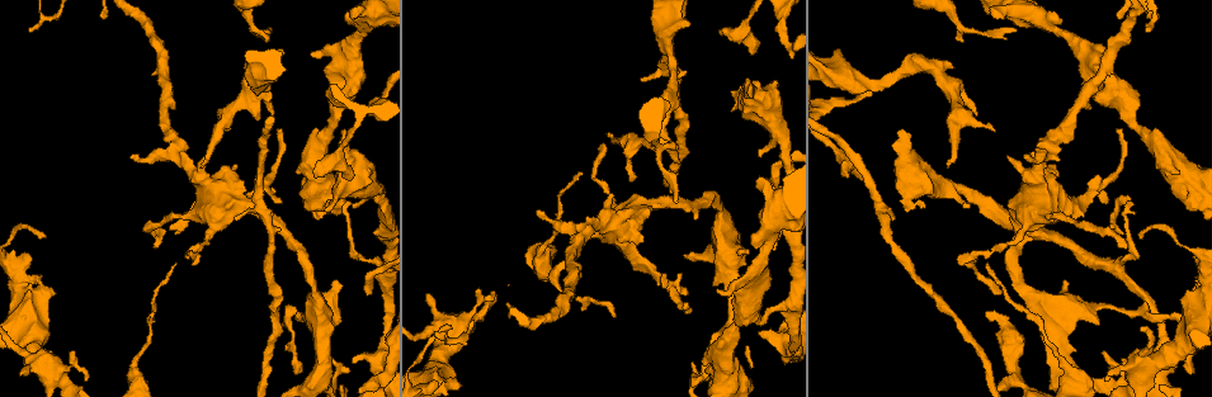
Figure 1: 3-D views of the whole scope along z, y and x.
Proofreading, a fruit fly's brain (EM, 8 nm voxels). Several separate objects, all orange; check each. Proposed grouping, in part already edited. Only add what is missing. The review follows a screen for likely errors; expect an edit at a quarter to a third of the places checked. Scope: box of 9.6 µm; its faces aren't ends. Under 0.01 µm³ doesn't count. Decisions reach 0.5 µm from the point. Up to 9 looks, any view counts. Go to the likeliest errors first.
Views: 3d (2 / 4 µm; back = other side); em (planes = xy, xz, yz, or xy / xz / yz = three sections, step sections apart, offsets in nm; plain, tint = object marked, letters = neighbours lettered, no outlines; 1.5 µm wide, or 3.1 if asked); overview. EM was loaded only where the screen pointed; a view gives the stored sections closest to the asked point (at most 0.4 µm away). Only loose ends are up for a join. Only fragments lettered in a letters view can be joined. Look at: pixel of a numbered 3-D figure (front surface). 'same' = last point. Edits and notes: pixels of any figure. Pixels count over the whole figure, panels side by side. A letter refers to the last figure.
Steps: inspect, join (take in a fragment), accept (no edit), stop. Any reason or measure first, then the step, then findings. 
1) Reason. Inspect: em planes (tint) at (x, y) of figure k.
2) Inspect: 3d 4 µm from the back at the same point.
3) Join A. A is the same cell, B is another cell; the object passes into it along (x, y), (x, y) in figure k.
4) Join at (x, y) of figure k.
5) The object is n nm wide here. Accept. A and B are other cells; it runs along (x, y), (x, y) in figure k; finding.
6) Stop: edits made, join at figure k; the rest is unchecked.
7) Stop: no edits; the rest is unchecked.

Branch stops here. Inspect: 3d 2 µm from the back at (950, 166) of figure 1.

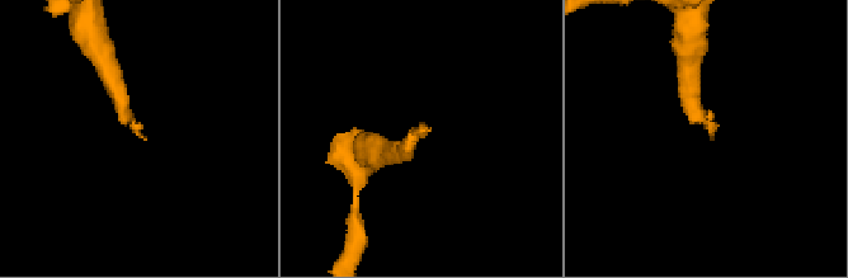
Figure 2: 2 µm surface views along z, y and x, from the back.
Shape alone is not enough. Inspect: em yz step 4 (tint) at (143, 139) of figure 2.

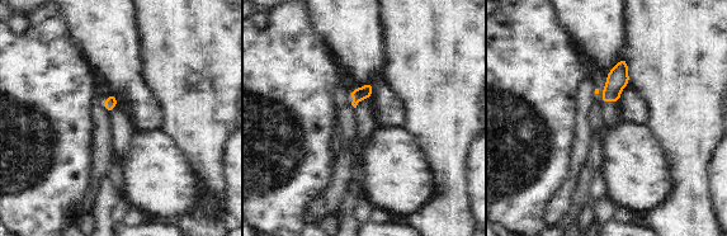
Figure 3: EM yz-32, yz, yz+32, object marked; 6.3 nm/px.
Another direction. Inspect: em planes (letters) at the same point.

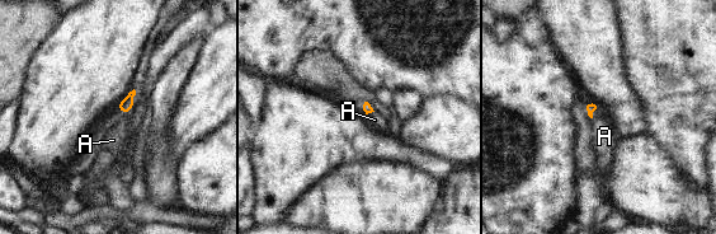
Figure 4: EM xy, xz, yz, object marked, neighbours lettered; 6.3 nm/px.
Join A. A is the same cell; the object passes into it along (126, 106), (127, 112), (113, 140) in figure 4; the neuron continues.

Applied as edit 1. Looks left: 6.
Free end. Inspect: em xy step 8 (tint) at (761, 332) of figure 1.

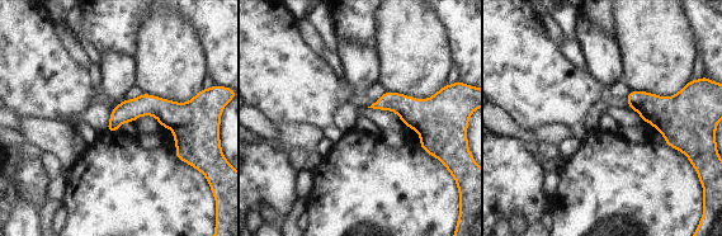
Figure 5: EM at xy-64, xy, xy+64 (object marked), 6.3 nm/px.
Another direction. Inspect: em planes (letters) at the same point.

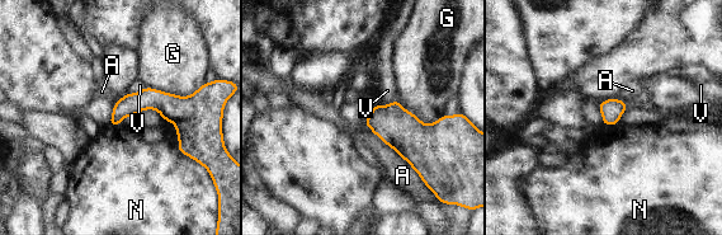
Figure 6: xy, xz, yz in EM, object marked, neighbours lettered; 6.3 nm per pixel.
The longest contact is with A, 500 nm. Accept. A, G, N and V are other cells; none of them fits.

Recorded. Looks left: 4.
Branch stops here. Inspect: 3d 4 µm at (673, 149) of figure 1.

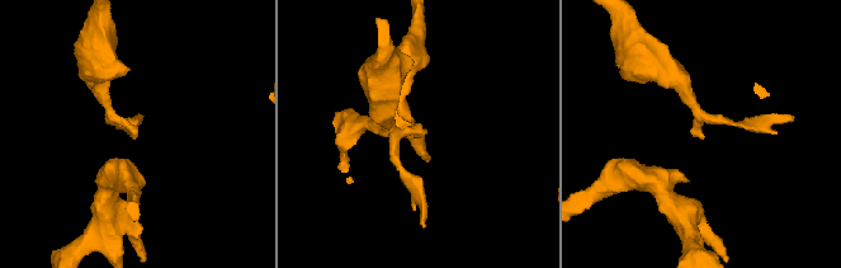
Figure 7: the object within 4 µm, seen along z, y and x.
Inspect: em planes (letters) at (702, 138) of figure 7.

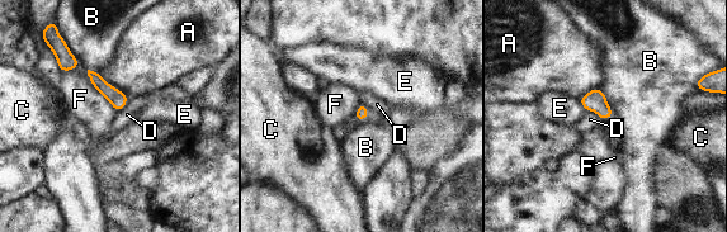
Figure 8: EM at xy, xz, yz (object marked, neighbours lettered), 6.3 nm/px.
Accept. A, B, C, D, E and F are other cells; none of them fits.

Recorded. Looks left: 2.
Tapers out. Inspect: em planes (letters) at (613, 316) of figure 1.

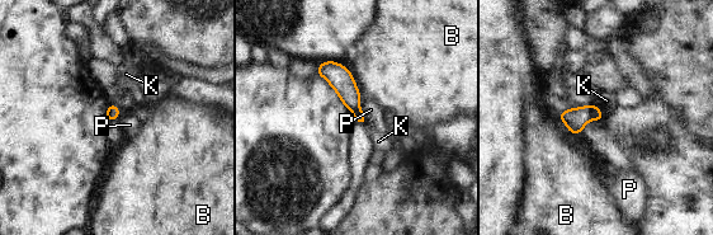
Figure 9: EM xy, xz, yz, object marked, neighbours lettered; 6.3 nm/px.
The longest contact is with B, 220 nm. Accept. B, K and P are other cells; it runs along (322, 65), (346, 89), (362, 120) in figure 9; none of them fits.

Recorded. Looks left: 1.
Stop: edits made, join at figure 4; the rest is unchecked.

